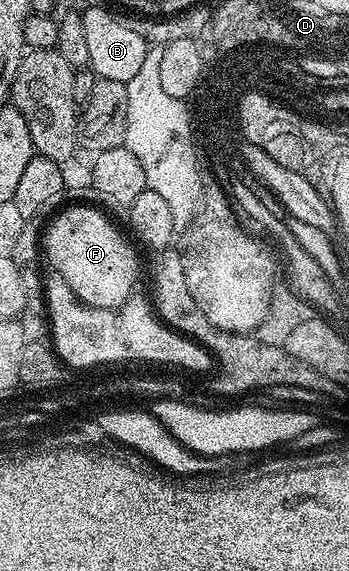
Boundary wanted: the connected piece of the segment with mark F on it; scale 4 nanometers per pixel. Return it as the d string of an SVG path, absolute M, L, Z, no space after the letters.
M68 206L62 207L60 211L56 213L48 221L47 227L43 232L43 256L47 261L49 259L48 267L52 269L54 272L58 272L63 276L64 281L67 282L68 286L71 286L71 290L75 292L81 301L85 304L89 304L91 307L97 308L109 308L109 309L118 309L128 300L129 296L135 292L135 289L138 287L137 284L137 252L132 248L131 245L125 241L125 236L120 232L119 229L116 228L115 225L112 224L111 221L108 220L107 217L104 216L103 213L100 212L102 209L100 207L97 208L67 208Z

